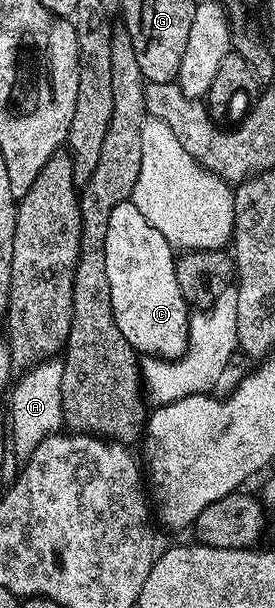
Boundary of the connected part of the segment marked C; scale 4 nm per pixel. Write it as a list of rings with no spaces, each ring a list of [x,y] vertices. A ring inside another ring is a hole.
[[[133,202],[122,203],[109,213],[109,233],[105,233],[105,277],[109,277],[109,297],[113,309],[113,321],[121,329],[121,337],[140,356],[157,359],[180,359],[189,341],[189,304],[177,285],[175,272],[176,252],[171,243],[145,221],[141,209]]]

